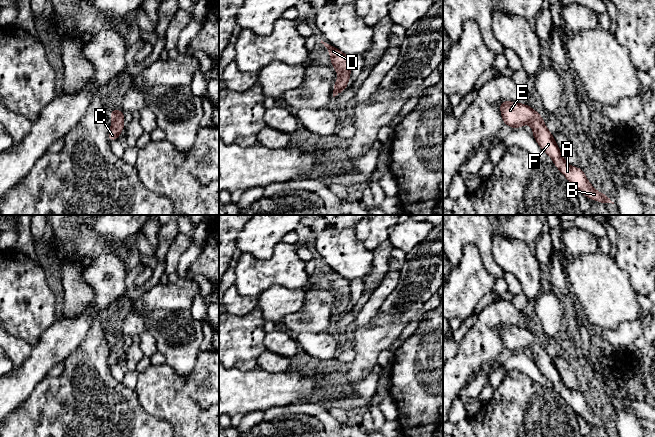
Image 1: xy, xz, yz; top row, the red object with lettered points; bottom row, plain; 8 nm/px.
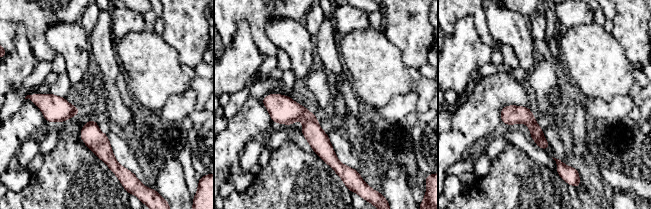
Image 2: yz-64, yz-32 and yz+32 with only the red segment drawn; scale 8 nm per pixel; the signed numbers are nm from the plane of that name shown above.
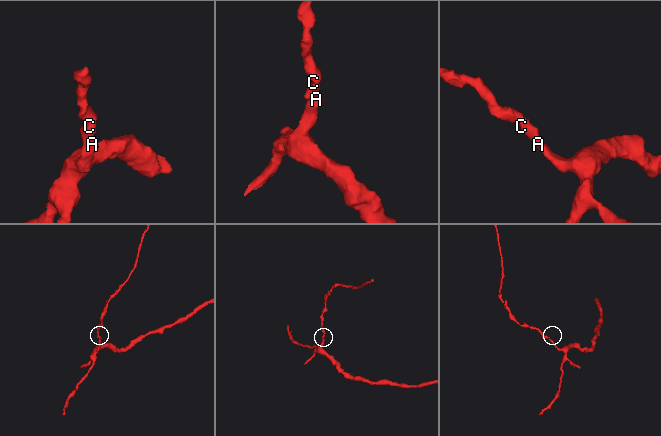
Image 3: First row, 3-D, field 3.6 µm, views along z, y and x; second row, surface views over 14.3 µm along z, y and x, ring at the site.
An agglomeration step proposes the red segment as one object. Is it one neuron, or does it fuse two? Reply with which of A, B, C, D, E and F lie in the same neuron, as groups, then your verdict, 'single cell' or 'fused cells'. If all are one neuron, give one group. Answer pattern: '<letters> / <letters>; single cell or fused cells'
A B C D E F; single cell

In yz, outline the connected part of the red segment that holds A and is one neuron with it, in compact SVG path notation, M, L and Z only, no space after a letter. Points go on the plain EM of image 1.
M510 325L501 326L500 335L505 349L514 353L520 352L524 348L529 348L532 351L533 361L538 369L550 380L554 389L567 402L576 415L580 415L587 422L606 429L608 427L614 428L609 420L593 412L581 392L571 390L563 383L553 358L545 350L543 341L537 335L528 329Z

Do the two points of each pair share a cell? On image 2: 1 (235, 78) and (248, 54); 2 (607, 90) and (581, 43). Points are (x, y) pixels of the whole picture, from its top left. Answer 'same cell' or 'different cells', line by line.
1: same cell
2: same cell

